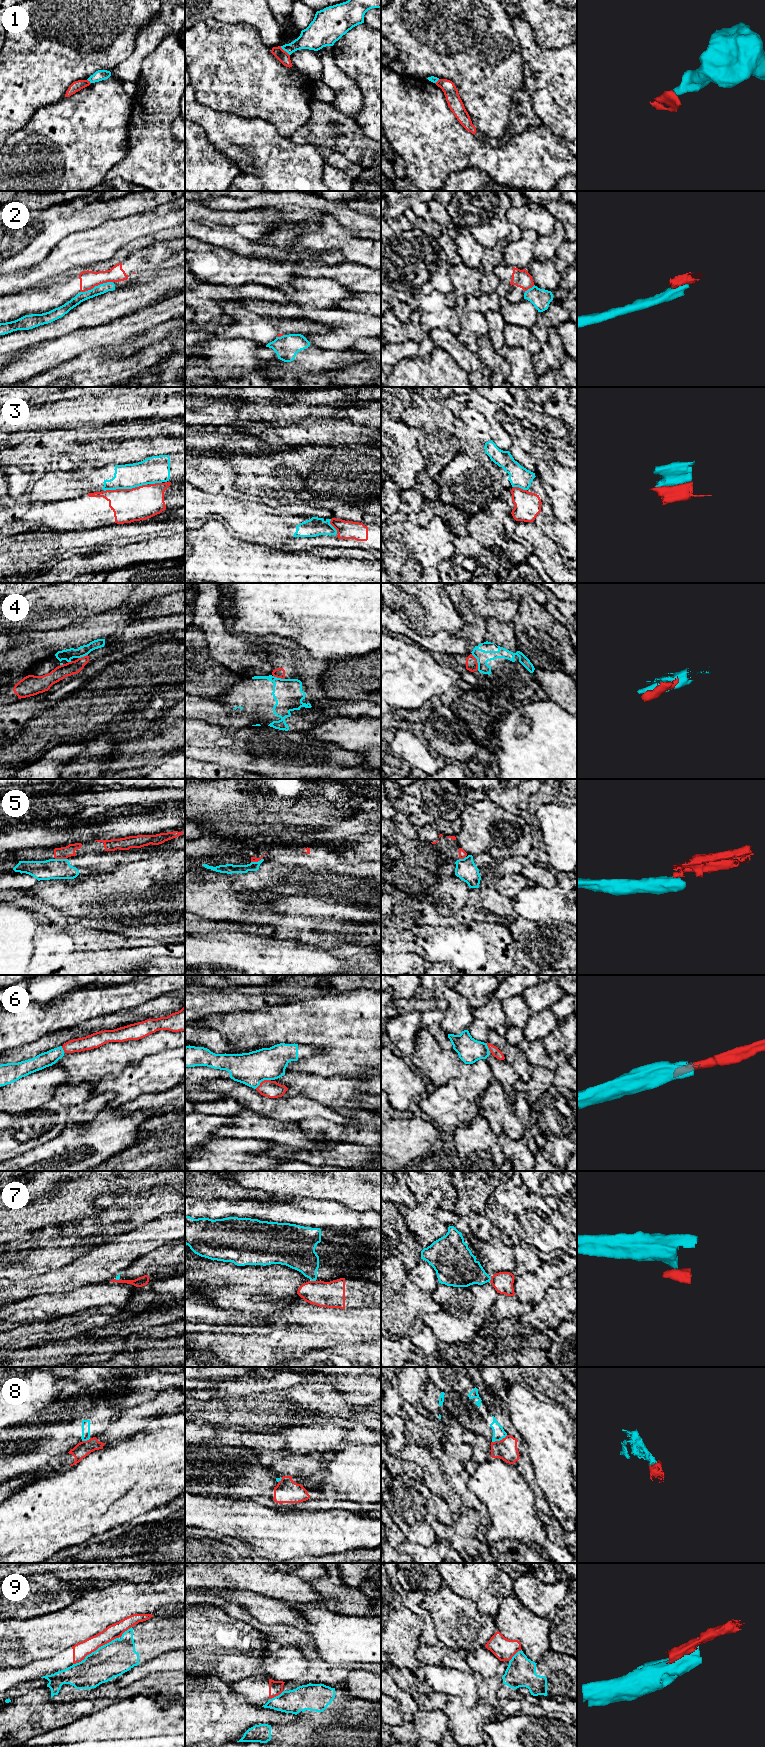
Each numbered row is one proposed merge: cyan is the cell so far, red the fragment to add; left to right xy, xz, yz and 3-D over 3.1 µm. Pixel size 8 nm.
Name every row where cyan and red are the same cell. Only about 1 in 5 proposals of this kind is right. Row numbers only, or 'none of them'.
6

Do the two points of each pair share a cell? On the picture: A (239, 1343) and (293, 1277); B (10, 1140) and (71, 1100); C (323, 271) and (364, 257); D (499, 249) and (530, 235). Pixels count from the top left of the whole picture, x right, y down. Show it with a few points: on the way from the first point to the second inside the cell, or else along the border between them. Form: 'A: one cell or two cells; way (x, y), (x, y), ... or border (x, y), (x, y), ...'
A: two cells; border (284, 1303), (276, 1302), (275, 1310), (262, 1315)
B: one cell; way (28, 1142), (50, 1133), (59, 1124), (59, 1118)
C: two cells; border (346, 262), (359, 263), (370, 267)
D: two cells; border (509, 242), (505, 250), (503, 262)

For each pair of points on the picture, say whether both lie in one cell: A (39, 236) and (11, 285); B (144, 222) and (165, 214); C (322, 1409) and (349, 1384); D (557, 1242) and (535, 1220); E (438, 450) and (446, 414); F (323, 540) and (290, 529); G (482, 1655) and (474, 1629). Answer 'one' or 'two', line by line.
A: two
B: one
C: one
D: one
E: one
F: one
G: two

